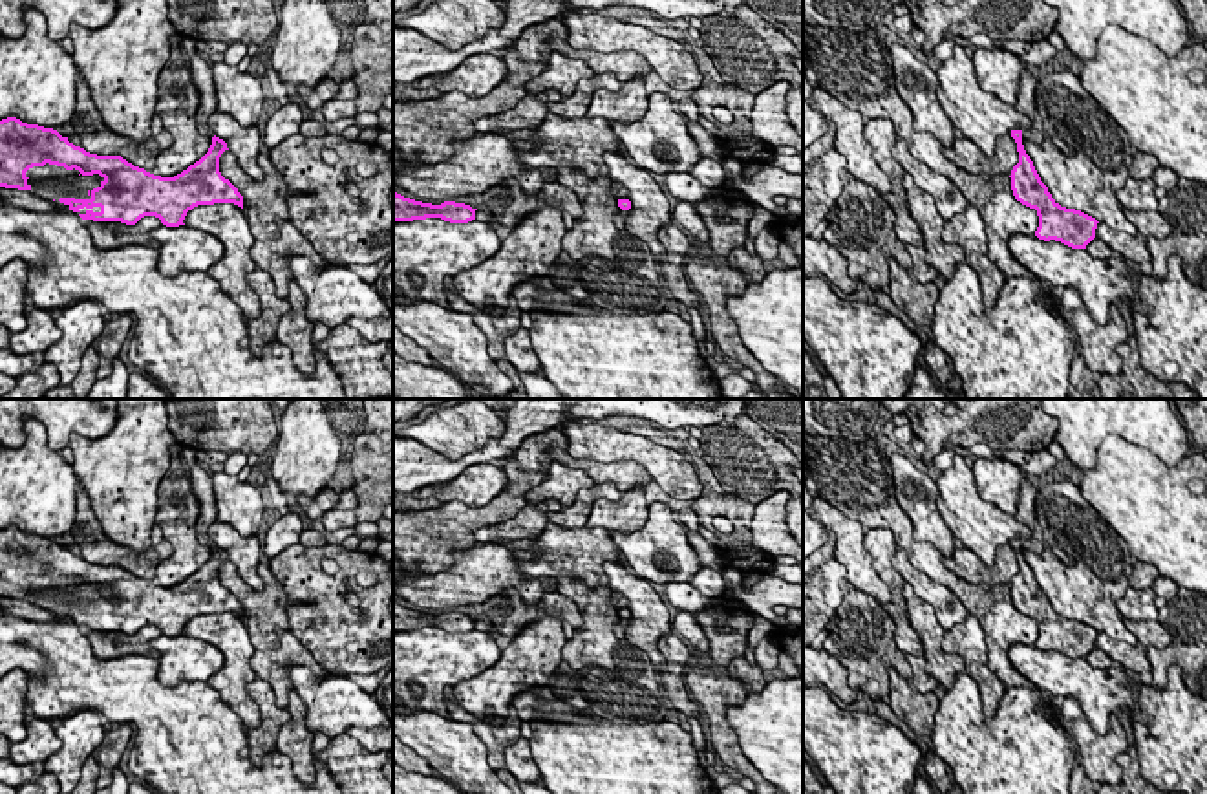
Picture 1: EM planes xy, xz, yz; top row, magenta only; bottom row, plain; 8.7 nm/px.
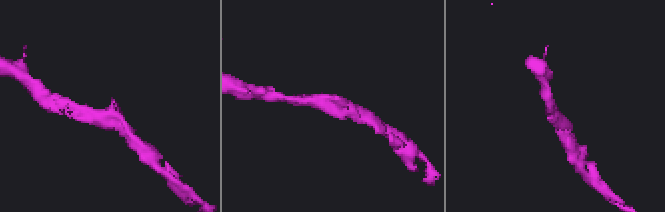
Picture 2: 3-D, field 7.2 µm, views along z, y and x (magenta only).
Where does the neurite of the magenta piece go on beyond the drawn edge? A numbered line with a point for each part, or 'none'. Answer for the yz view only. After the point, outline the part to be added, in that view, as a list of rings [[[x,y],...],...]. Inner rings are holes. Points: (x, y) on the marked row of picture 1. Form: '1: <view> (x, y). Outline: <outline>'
1: yz (1025, 105). Outline: [[[1022,68],[1019,97],[1013,108],[1031,121],[1031,126],[1022,132],[1022,139],[1041,145],[1044,132],[1042,132],[1042,119],[1035,104],[1035,86],[1037,79],[1026,68]]]

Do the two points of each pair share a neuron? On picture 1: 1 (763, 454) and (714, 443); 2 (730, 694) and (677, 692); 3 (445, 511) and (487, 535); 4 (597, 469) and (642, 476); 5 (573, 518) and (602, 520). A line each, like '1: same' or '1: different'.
1: same
2: different
3: different
4: same
5: different

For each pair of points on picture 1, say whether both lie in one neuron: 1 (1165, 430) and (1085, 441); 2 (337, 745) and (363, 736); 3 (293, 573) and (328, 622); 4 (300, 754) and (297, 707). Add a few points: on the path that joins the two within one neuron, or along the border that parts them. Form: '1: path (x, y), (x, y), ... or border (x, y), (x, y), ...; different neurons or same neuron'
1: path (1145, 425), (1105, 425); same neuron
2: border (344, 734), (350, 734), (373, 752); different neurons
3: path (306, 586), (319, 602), (319, 610); same neuron
4: path (297, 743), (297, 718); same neuron

